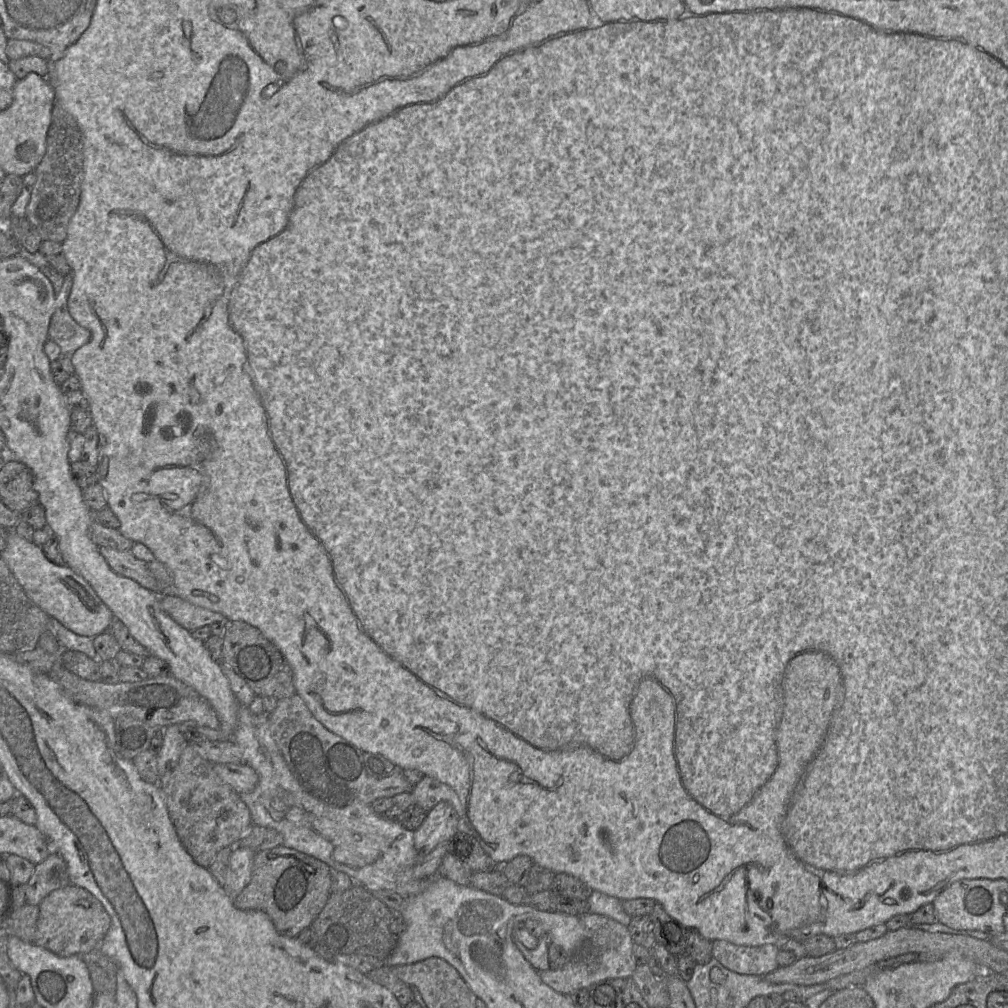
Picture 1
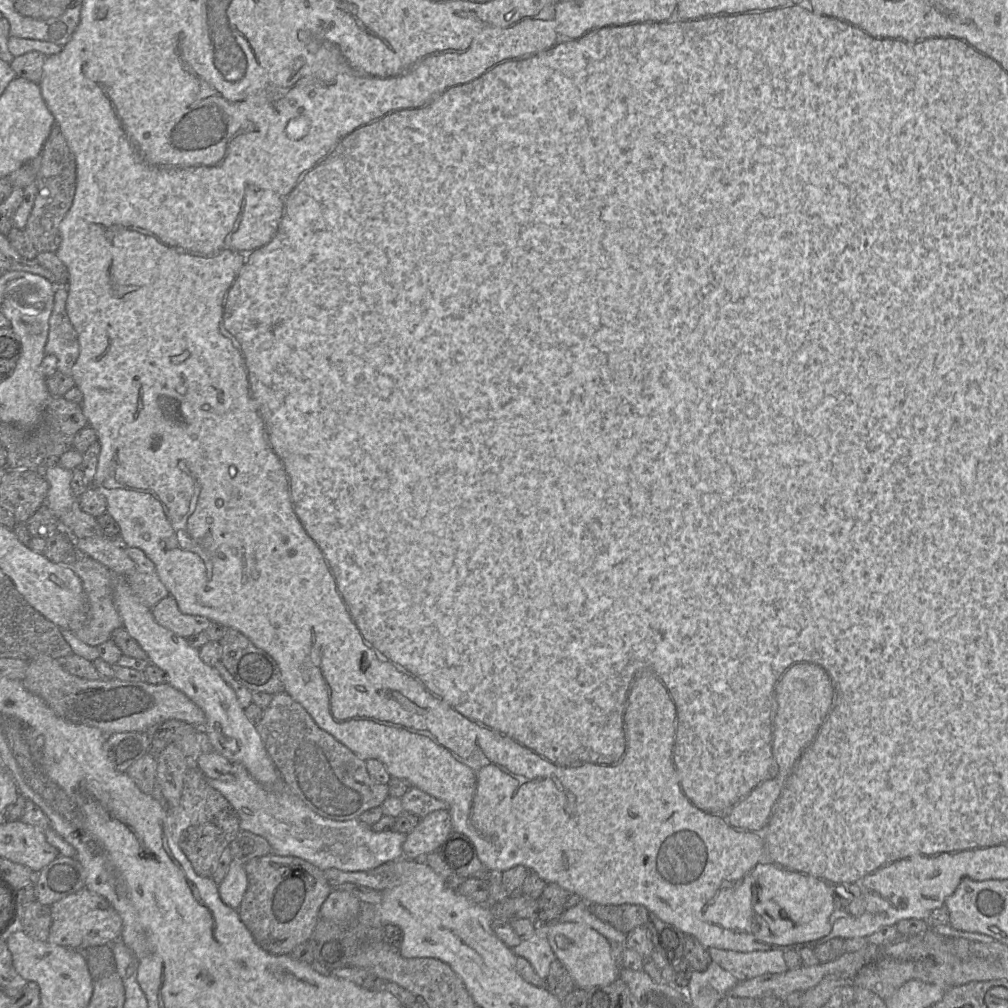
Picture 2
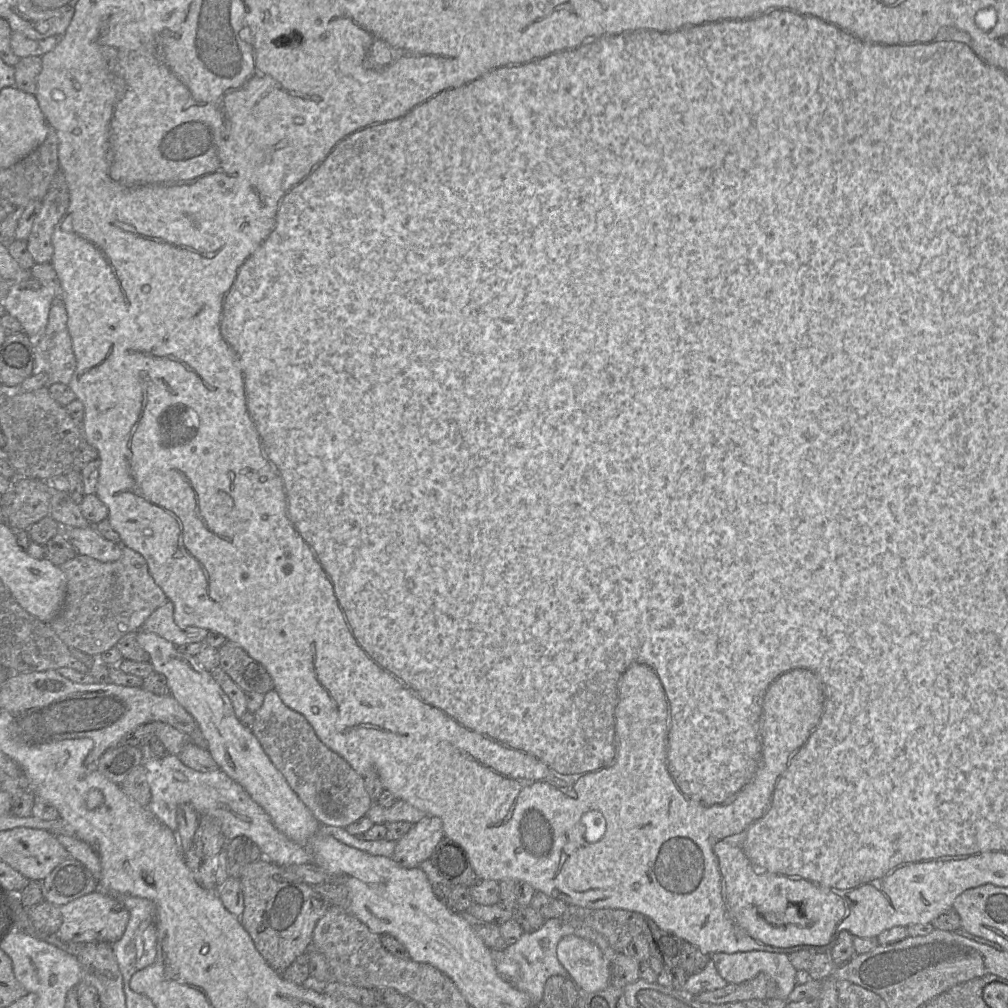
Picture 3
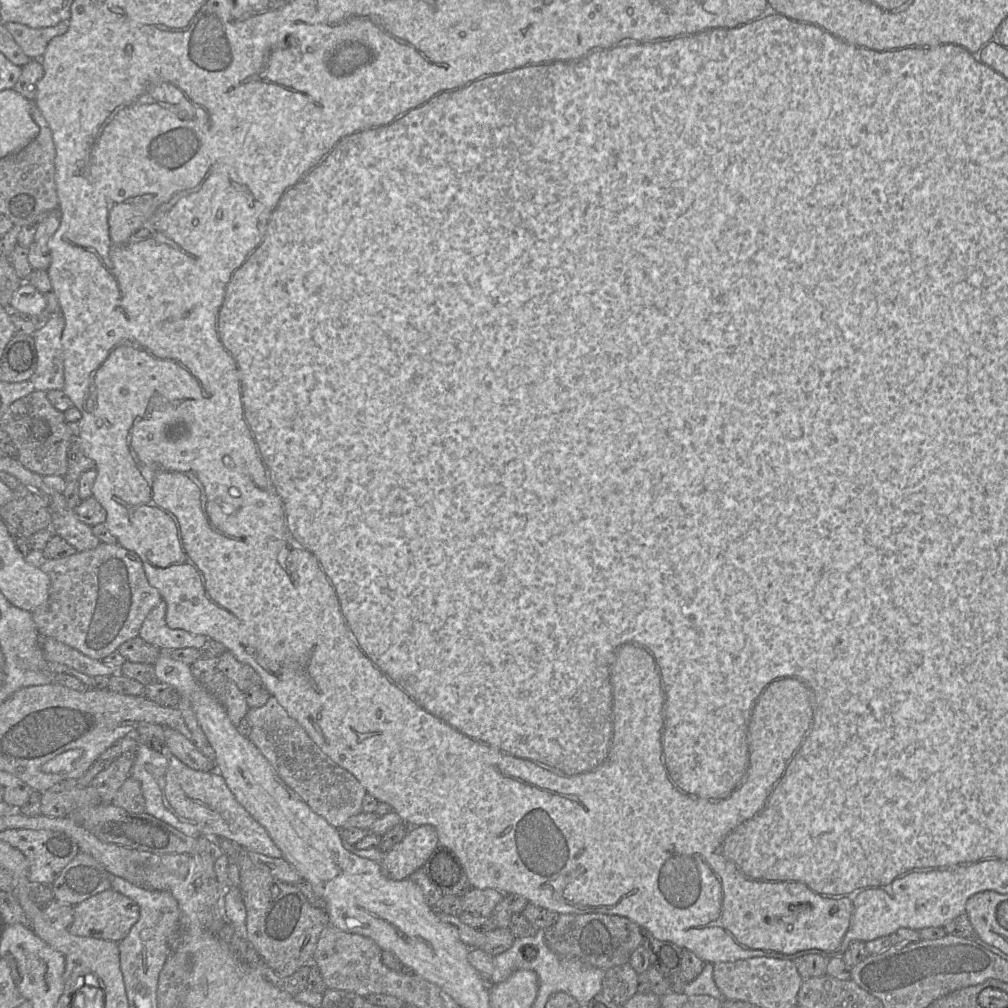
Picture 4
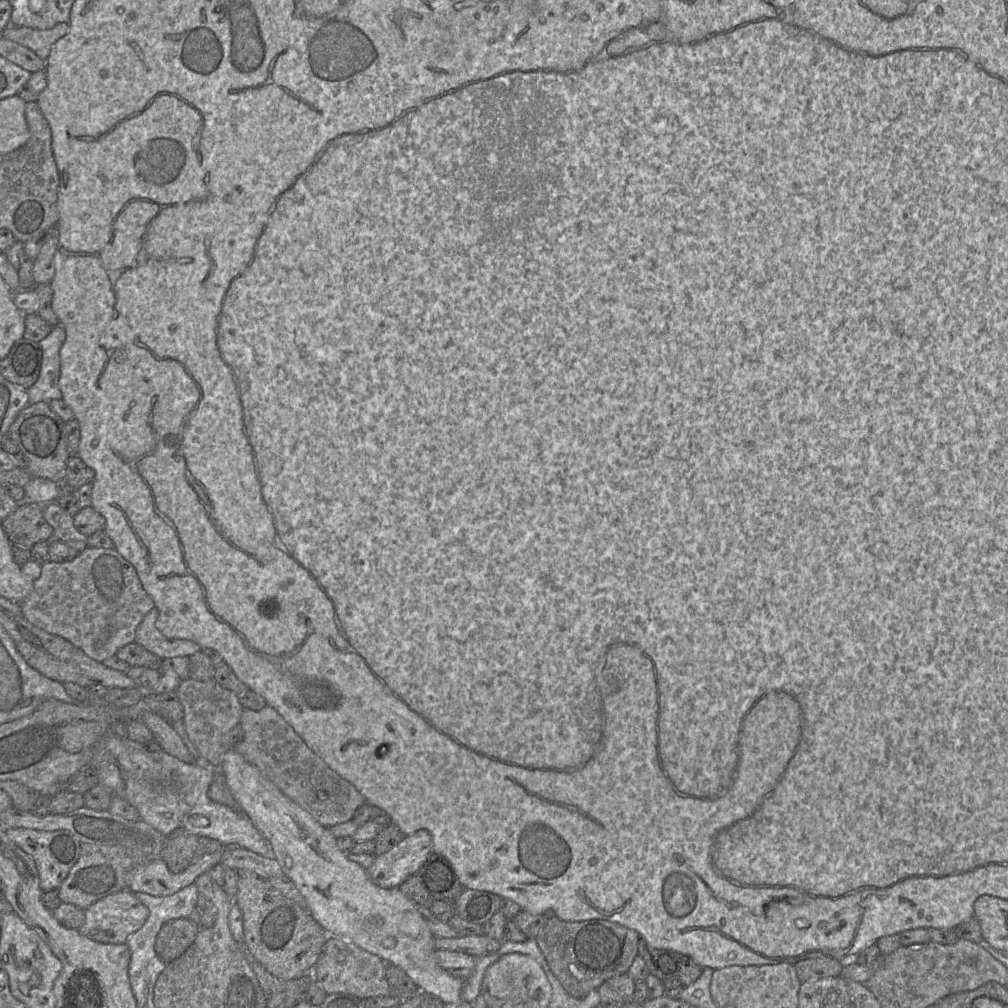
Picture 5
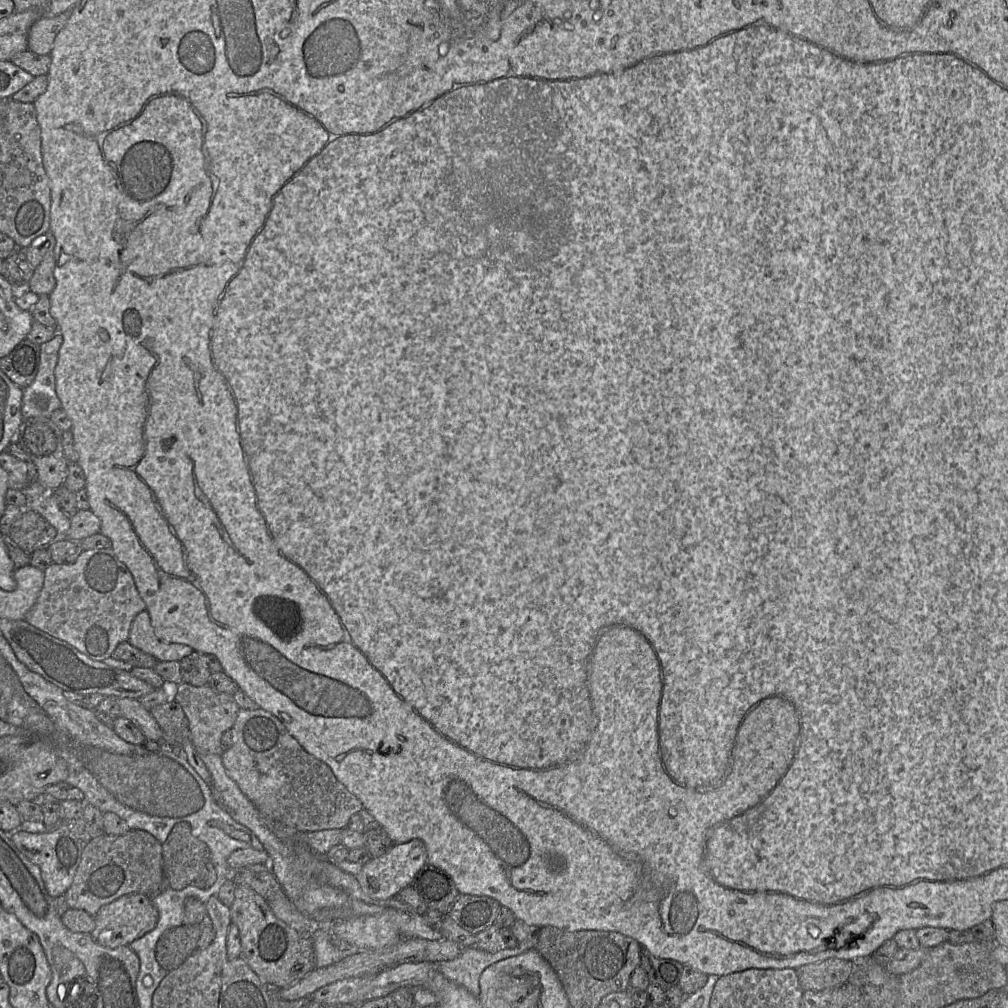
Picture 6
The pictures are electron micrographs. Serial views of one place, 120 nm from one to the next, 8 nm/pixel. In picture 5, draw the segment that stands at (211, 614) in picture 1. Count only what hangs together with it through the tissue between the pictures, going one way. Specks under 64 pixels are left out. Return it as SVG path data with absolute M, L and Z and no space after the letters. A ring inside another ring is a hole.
M156 607L143 618L136 630L135 642L156 654L161 659L191 656L202 648L188 639L168 638L156 626L159 611Z

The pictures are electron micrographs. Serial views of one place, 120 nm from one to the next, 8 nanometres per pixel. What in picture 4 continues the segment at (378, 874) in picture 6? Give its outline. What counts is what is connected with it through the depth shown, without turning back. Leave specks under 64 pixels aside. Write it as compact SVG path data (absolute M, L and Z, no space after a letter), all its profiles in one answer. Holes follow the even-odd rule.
M434 826L410 827L403 840L395 844L381 861L382 874L390 880L403 880L422 867L438 846Z

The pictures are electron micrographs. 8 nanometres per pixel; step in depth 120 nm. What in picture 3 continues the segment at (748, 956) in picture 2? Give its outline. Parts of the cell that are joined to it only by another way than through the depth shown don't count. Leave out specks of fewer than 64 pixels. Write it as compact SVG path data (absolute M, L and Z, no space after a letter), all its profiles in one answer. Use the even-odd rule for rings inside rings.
M750 951L743 953L716 953L711 956L720 976L728 984L740 984L755 978L759 974L767 974L771 981L769 983L768 999L780 999L786 1001L799 983L799 972L793 967L787 955L776 954L765 951Z

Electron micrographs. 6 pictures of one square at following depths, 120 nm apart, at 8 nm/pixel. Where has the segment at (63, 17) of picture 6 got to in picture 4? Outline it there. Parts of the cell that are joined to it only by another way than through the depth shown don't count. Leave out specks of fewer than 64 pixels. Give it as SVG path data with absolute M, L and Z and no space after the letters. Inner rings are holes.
M69 20L46 28L30 28L18 23L5 23L4 26L12 35L17 45L32 60L40 60L48 43L55 37L64 34L69 27Z

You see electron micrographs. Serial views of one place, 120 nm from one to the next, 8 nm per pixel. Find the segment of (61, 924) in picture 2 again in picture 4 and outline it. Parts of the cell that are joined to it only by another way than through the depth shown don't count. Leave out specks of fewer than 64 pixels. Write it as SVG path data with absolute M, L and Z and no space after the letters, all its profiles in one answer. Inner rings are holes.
M109 889L100 892L73 907L73 922L68 931L77 936L120 942L129 933L140 916L139 906L123 894Z

